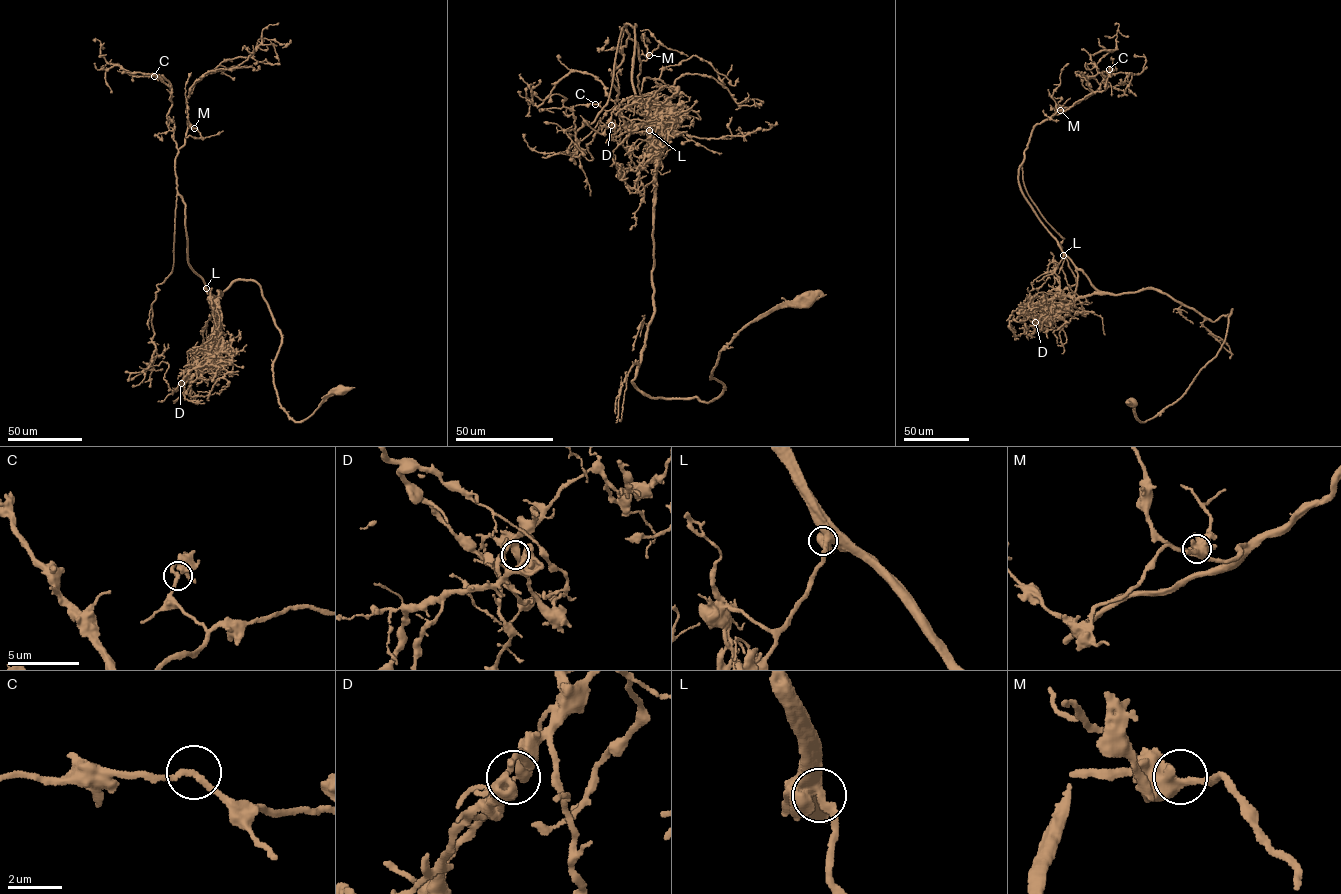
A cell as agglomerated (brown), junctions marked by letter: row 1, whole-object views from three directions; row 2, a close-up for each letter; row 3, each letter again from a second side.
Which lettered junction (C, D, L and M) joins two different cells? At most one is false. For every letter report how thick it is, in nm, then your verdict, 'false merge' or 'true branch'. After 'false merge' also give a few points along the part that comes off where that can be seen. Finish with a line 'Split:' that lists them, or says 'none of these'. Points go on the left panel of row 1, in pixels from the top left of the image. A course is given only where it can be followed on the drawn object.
C: calibre 200 nm; true branch
D: calibre 400 nm; true branch
L: calibre 550 nm; true branch
M: calibre 500 nm; true branch
Split: none of these

